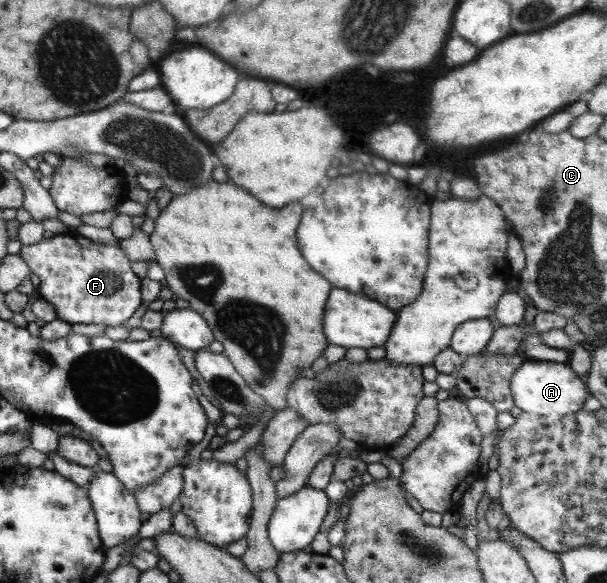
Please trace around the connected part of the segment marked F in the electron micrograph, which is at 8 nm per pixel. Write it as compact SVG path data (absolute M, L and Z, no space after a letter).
M67 232L37 244L21 245L17 255L29 272L39 277L39 298L51 304L61 322L117 326L141 304L140 279L131 271L131 262L118 245L101 244Z

